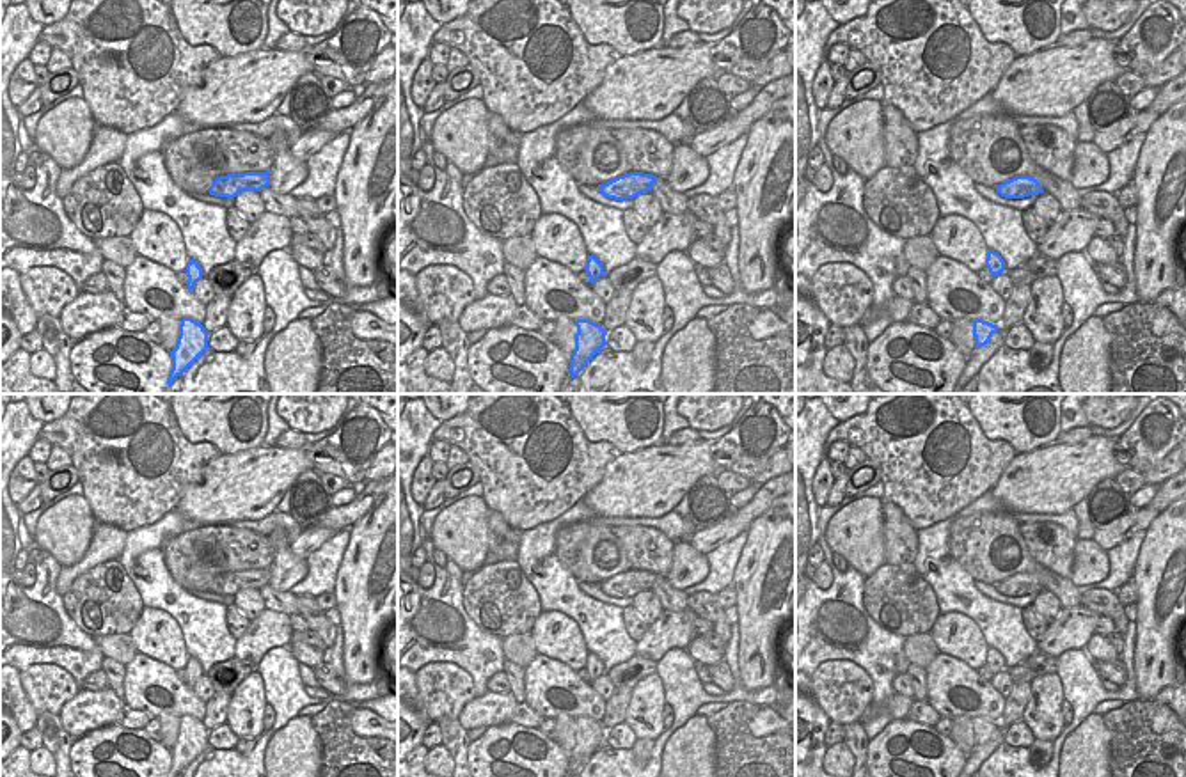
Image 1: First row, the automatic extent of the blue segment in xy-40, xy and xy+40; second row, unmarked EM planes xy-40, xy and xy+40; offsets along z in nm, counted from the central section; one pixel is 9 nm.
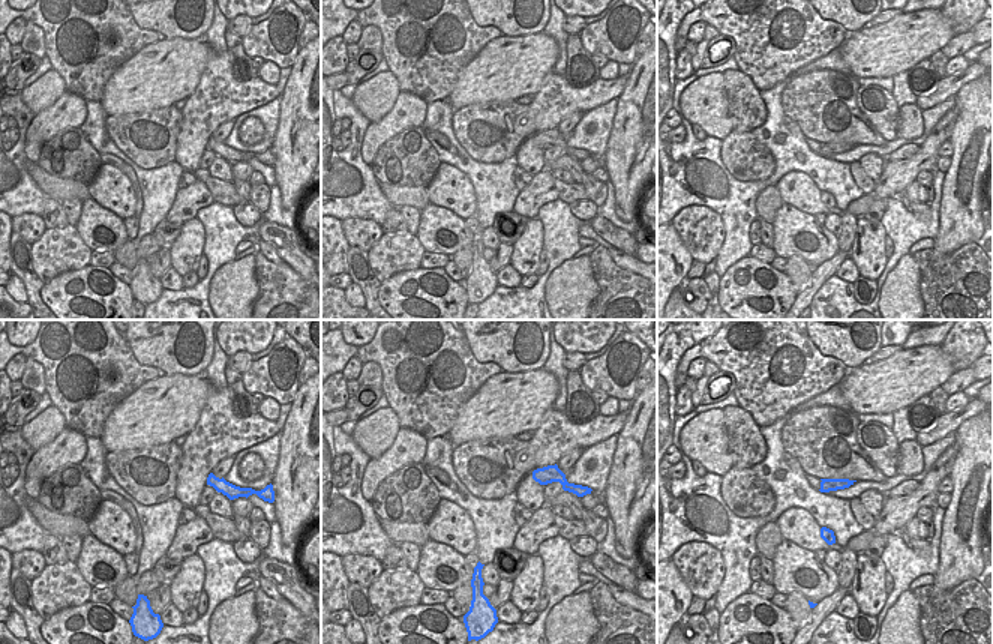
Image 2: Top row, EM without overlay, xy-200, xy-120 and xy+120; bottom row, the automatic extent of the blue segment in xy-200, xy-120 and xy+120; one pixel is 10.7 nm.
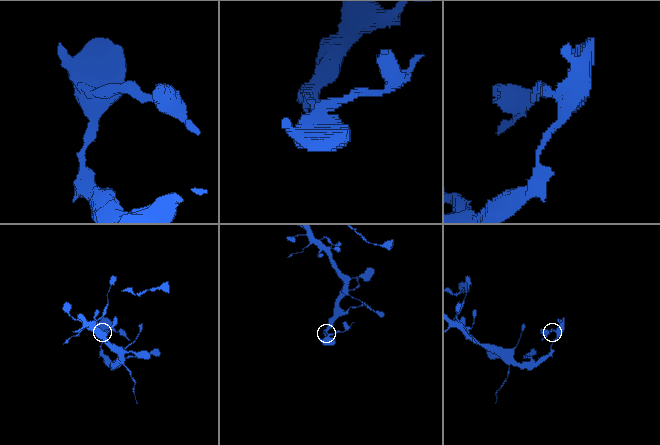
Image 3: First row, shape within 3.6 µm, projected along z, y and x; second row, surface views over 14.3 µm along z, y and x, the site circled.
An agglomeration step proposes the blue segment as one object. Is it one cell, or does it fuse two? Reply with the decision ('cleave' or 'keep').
cleave

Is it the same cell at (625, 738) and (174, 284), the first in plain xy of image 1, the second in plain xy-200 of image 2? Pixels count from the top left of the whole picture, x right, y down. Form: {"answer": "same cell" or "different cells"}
{"answer": "same cell"}

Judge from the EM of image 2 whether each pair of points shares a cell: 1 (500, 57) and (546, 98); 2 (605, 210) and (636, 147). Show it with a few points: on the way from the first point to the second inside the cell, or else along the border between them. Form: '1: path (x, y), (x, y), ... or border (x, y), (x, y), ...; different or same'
1: border (552, 71), (543, 78), (540, 89), (534, 95); different
2: border (608, 180), (614, 212), (623, 221), (635, 221); different

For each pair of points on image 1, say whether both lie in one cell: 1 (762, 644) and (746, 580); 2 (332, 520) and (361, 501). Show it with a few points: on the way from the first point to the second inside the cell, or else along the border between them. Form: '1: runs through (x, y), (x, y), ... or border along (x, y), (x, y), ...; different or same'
1: runs through (759, 628), (757, 596); same
2: runs through (339, 518), (354, 508); same

